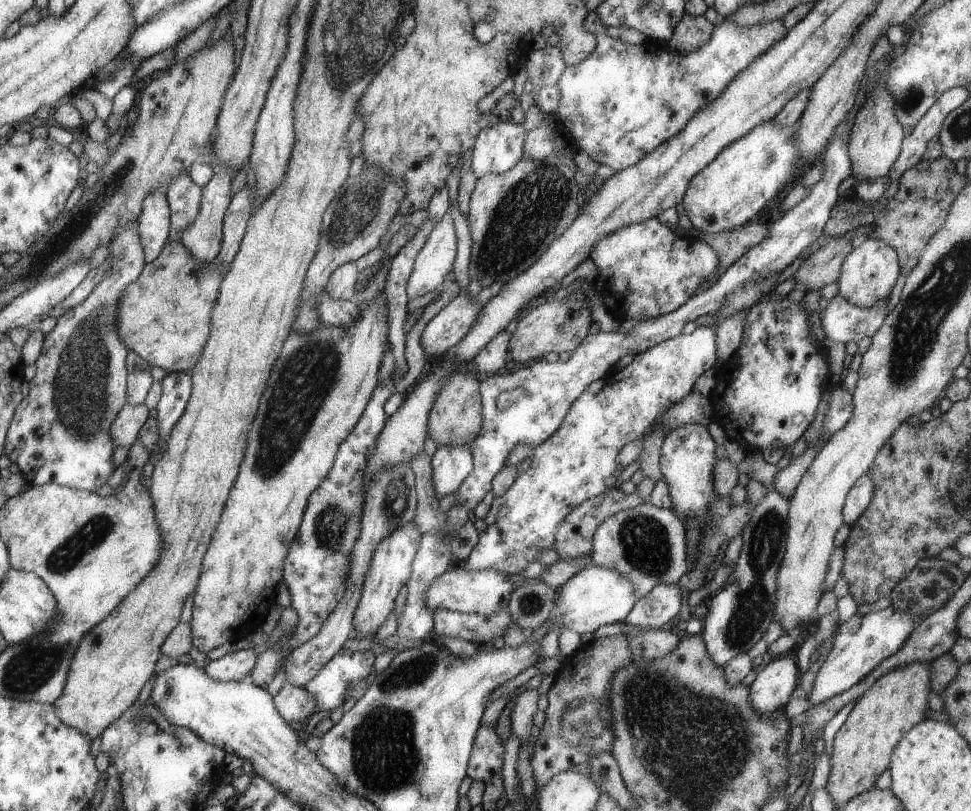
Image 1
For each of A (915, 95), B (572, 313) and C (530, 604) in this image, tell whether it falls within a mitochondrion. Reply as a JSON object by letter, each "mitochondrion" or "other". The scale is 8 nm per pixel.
{"A":"mitochondrion","B":"other","C":"mitochondrion"}

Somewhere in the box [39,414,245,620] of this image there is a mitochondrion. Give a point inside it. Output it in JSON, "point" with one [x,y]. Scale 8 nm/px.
{"point":[94,531]}

